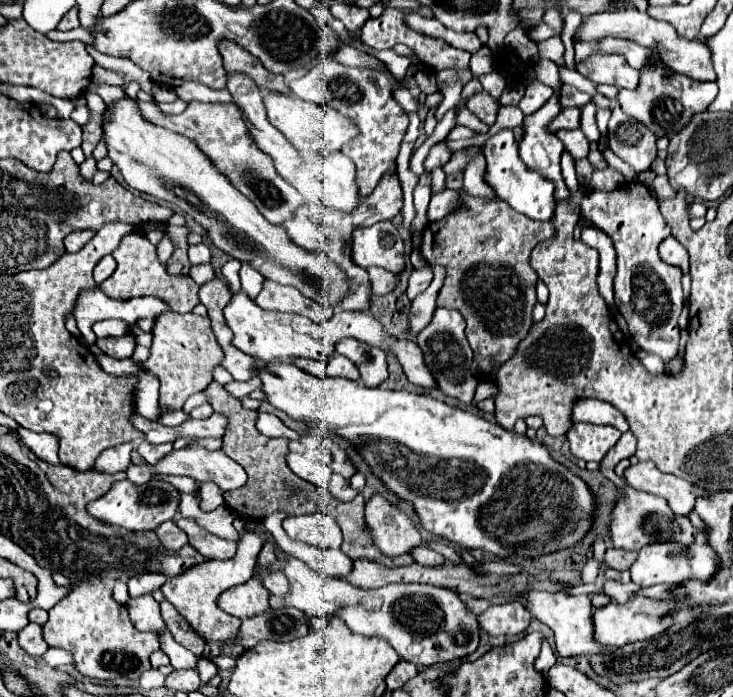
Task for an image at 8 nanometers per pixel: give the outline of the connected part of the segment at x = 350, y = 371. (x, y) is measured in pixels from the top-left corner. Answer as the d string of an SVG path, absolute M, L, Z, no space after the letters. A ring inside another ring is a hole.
M333 353L327 361L327 369L325 369L327 375L331 377L345 377L345 379L351 379L351 381L359 381L359 371L357 367L343 355L339 353Z

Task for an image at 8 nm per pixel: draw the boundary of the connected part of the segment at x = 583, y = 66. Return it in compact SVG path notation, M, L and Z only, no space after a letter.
M595 55L583 63L577 63L575 69L593 83L607 83L623 89L635 89L639 81L639 71L633 69L621 55Z

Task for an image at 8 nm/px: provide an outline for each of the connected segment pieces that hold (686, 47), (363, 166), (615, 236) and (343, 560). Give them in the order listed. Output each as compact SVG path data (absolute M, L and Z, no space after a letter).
M625 7L619 11L591 15L583 23L583 27L579 27L575 33L575 39L603 39L603 37L623 37L623 39L631 39L643 47L653 47L653 49L657 47L663 63L669 65L673 71L699 79L699 81L715 81L711 53L699 39L681 39L681 37L677 37L675 29L671 29L671 25L667 21L657 21L657 19L649 17L647 13L641 13L635 7Z
M325 61L313 67L307 75L289 81L291 91L297 97L318 105L329 105L331 109L337 109L339 113L355 121L359 137L355 137L355 141L349 141L349 145L341 151L357 167L355 183L359 185L359 193L363 193L363 197L367 197L379 183L381 175L393 167L399 153L399 141L403 139L403 133L407 129L407 115L393 99L393 83L395 81L389 75L373 67L353 69L335 61Z
M625 183L623 187L603 193L587 191L581 199L581 215L597 229L613 239L617 251L617 275L615 275L615 307L625 317L629 333L639 349L657 355L663 363L677 357L679 327L677 319L683 309L681 269L667 265L659 259L659 243L671 235L665 223L657 199L641 183Z
M275 513L267 517L263 523L271 531L275 543L289 555L301 559L307 563L313 571L321 575L333 575L333 577L345 577L351 571L351 559L343 555L339 549L337 551L319 551L318 548L305 543L291 541L286 533L282 530L282 522L286 518L285 513Z

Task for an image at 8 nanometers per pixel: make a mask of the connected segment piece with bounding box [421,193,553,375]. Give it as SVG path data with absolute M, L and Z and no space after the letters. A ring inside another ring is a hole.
M461 193L465 211L447 215L435 223L433 247L427 251L427 227L423 229L423 259L429 265L443 265L447 275L437 297L437 307L459 311L467 321L467 339L475 353L473 369L477 375L493 375L493 371L507 361L519 341L533 325L533 305L537 273L529 265L533 247L553 237L553 227L547 221L533 221L519 215L503 199L475 199Z

